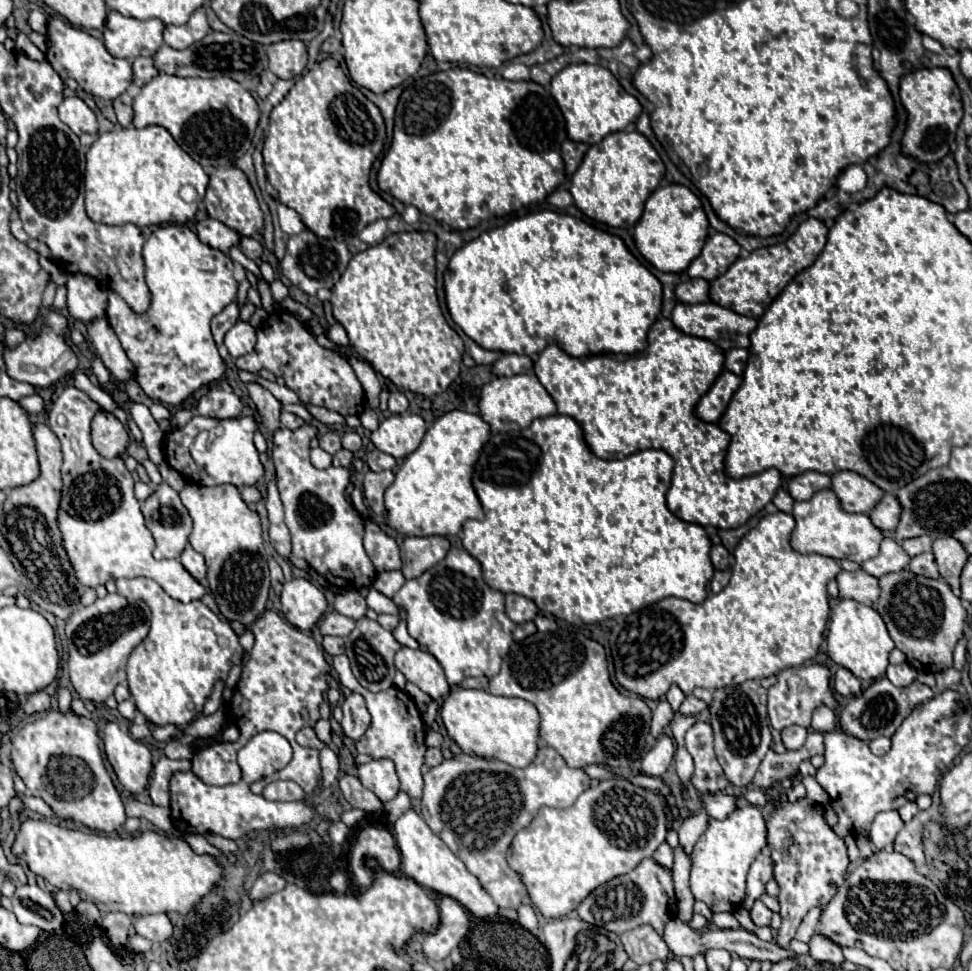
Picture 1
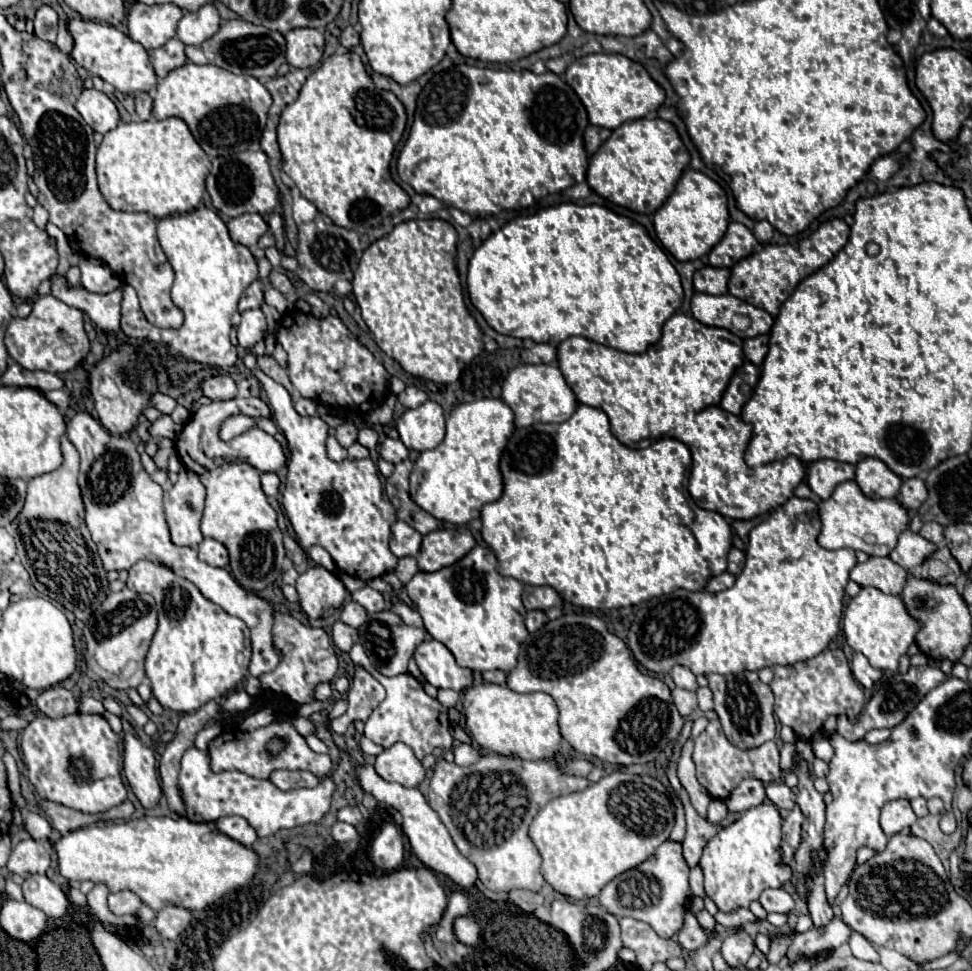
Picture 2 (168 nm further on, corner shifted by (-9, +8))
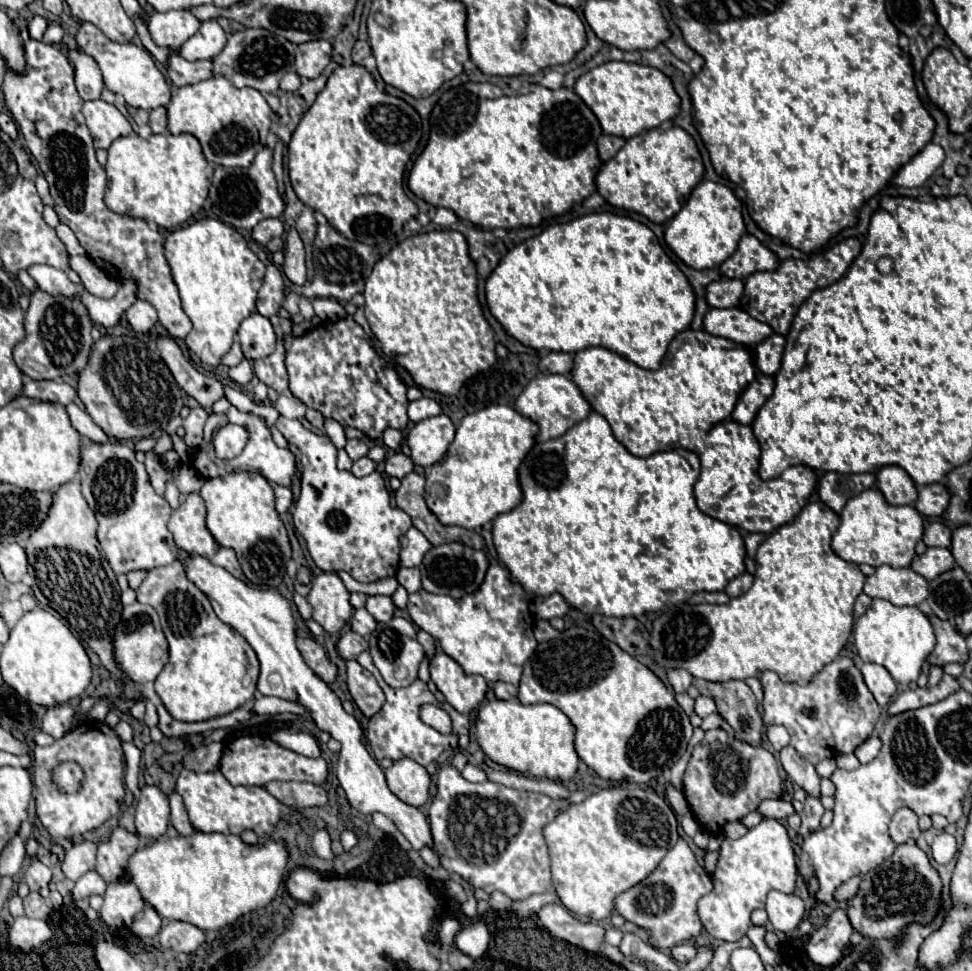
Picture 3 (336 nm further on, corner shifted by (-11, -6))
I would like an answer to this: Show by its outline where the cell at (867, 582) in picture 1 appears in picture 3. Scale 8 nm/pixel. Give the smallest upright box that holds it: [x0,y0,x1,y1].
[863,566,929,606]

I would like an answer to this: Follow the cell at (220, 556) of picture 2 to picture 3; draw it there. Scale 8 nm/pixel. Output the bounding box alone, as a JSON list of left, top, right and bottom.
[209,548,243,578]

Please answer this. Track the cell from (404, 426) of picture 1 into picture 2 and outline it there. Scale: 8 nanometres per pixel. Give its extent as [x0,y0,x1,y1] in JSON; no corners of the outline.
[397,400,445,450]

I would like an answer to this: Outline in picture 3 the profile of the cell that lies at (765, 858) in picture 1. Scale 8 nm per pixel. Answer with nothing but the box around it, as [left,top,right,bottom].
[798,794,825,836]

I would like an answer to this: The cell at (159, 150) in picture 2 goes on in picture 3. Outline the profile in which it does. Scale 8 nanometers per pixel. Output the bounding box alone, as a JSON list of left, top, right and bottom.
[105,134,213,228]

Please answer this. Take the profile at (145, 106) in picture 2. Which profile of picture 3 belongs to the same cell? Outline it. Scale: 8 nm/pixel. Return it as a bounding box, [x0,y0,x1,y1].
[149,108,167,134]

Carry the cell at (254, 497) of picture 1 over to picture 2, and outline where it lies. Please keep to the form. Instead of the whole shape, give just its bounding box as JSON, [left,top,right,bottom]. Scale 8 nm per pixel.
[261,472,279,496]

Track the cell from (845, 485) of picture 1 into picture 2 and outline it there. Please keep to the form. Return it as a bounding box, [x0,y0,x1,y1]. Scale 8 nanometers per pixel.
[855,458,901,498]

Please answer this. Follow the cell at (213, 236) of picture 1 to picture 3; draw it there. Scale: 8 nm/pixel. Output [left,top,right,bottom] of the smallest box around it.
[253,218,285,244]

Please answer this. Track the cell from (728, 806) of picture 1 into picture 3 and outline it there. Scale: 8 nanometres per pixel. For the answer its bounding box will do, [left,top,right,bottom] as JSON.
[757,800,795,820]

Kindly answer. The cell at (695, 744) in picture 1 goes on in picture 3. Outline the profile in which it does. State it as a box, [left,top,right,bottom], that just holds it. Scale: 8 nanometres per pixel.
[683,728,783,832]

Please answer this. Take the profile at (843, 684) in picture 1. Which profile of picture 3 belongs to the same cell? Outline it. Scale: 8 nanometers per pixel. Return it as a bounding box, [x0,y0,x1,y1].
[861,664,897,706]

